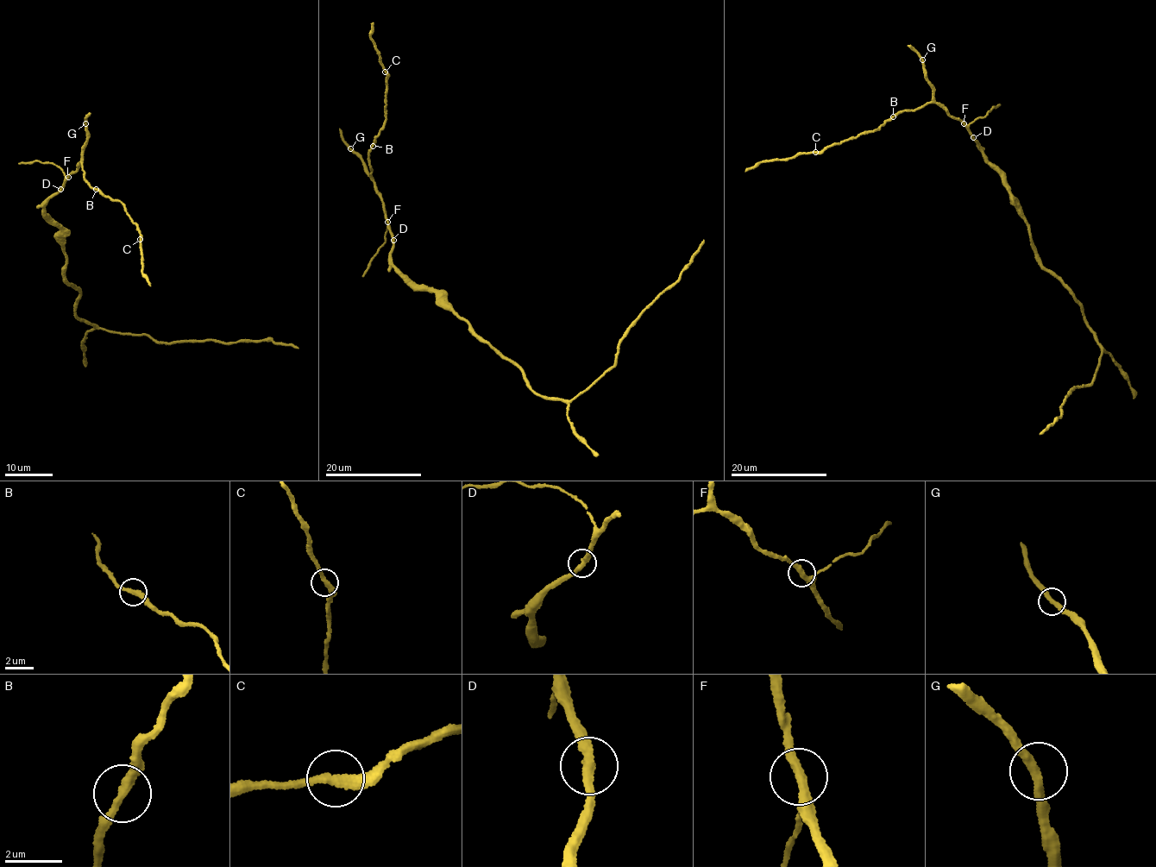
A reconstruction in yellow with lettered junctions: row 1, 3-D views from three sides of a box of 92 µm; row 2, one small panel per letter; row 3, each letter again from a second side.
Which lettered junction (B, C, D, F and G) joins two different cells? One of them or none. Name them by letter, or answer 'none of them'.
none of them

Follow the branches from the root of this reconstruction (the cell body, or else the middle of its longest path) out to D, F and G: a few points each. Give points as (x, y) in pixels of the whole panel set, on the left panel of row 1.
D: (62, 240), (60, 226), (46, 215), (44, 206), (45, 199), (61, 189)
F: (62, 240), (60, 226), (46, 215), (44, 204), (45, 199), (59, 191), (68, 176)
G: (62, 240), (60, 226), (46, 215), (44, 204), (83, 160), (85, 123)

